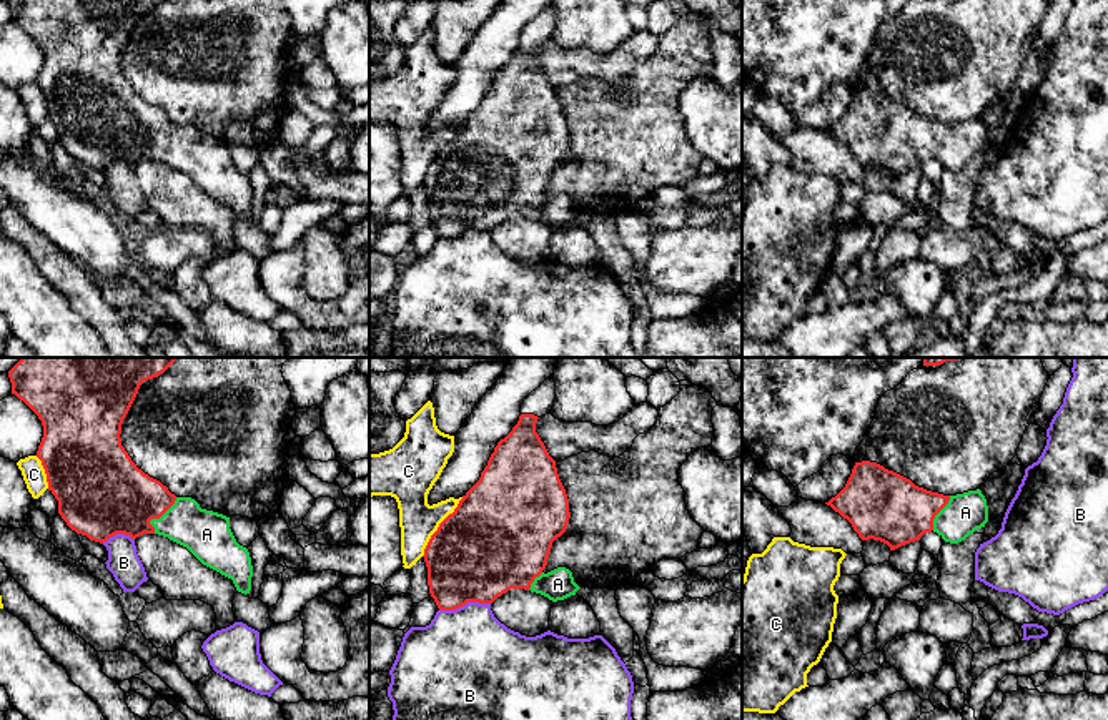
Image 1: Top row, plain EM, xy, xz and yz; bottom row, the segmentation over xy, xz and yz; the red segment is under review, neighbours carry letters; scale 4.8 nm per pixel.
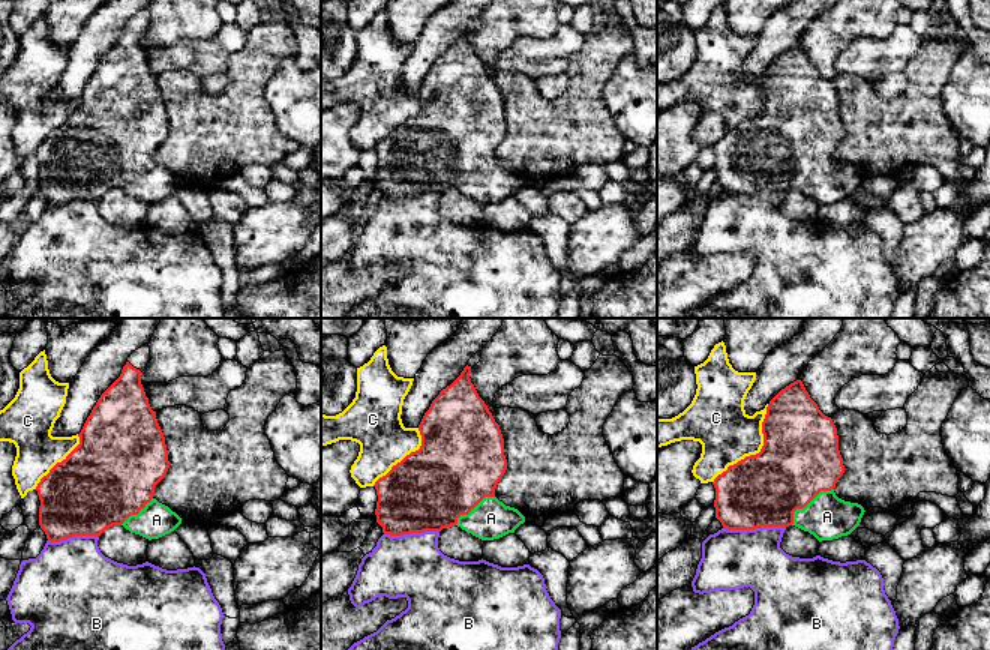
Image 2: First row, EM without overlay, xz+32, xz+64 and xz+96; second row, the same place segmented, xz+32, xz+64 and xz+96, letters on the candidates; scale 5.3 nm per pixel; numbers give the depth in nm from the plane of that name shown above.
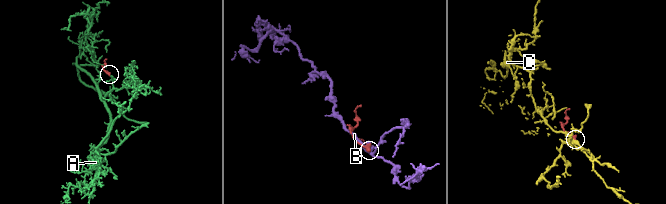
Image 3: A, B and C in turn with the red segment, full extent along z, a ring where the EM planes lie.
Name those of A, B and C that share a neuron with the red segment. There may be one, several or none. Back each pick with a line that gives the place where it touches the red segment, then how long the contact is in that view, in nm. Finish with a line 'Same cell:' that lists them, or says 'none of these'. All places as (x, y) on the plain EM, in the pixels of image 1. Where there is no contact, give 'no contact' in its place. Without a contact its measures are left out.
A: meets red in xy at (158, 145); contact 200 nm long
Same cell: A

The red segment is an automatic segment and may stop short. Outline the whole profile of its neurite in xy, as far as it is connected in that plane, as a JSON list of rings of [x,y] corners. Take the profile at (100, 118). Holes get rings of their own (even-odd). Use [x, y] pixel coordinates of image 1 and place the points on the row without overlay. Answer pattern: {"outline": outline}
{"outline": [[[8,0],[12,22],[23,28],[42,48],[43,65],[37,85],[47,101],[48,118],[58,128],[58,141],[77,161],[95,170],[106,170],[116,161],[136,166],[158,161],[186,175],[203,193],[233,208],[241,221],[250,221],[253,193],[246,175],[240,173],[230,156],[230,145],[201,136],[191,125],[176,125],[160,108],[150,105],[131,88],[121,73],[121,52],[143,8],[163,0]]]}

